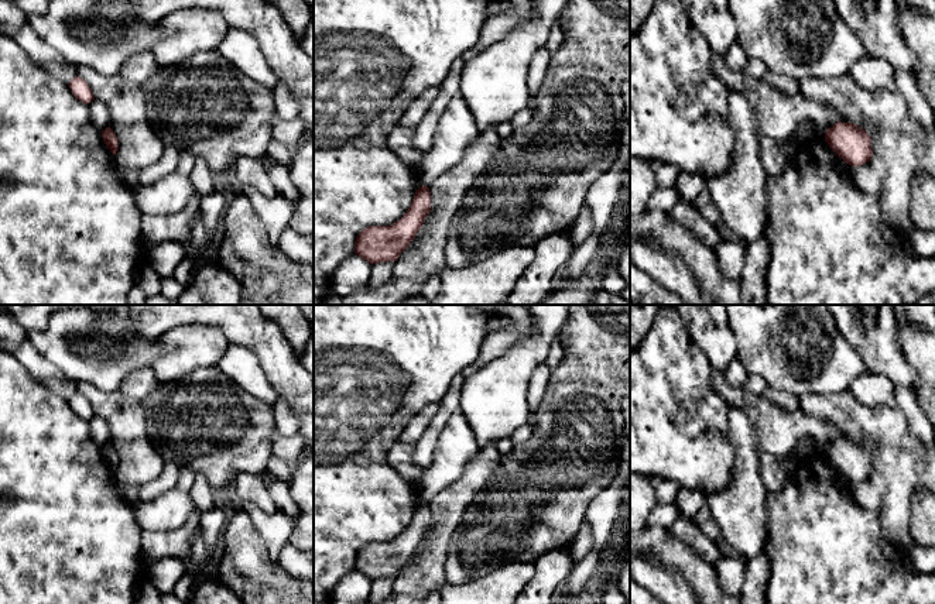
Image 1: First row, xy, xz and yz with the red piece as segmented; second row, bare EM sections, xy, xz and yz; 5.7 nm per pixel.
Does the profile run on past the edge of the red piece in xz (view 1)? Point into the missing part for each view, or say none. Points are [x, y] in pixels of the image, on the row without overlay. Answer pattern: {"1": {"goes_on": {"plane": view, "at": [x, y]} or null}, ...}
{"1": {"goes_on": null}}

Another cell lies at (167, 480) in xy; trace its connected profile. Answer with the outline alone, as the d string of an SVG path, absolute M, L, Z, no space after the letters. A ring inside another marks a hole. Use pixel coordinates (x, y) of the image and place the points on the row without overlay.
M167 461L161 474L140 485L138 488L138 500L140 501L151 501L160 497L162 493L169 491L177 487L179 477L181 466L175 461Z

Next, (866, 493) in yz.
M869 478L853 483L853 491L862 507L869 509L879 509L881 507L880 491Z

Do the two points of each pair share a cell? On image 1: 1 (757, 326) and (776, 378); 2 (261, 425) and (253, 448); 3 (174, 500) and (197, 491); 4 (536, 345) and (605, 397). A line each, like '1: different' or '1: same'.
1: same
2: same
3: different
4: different

